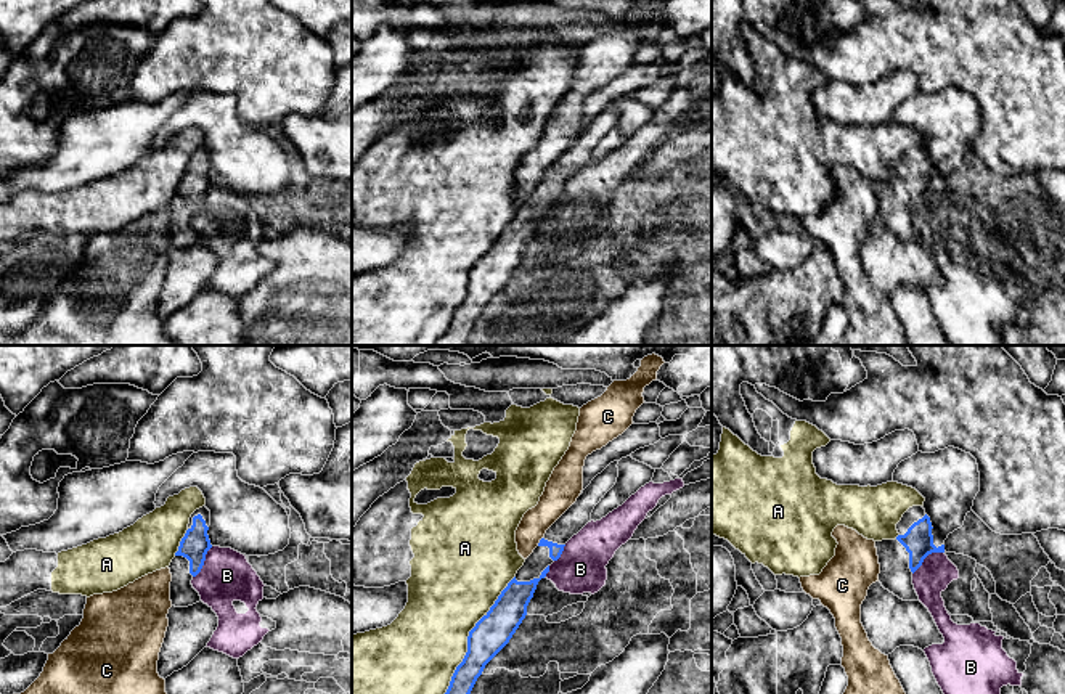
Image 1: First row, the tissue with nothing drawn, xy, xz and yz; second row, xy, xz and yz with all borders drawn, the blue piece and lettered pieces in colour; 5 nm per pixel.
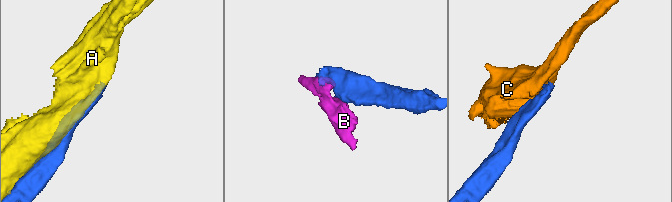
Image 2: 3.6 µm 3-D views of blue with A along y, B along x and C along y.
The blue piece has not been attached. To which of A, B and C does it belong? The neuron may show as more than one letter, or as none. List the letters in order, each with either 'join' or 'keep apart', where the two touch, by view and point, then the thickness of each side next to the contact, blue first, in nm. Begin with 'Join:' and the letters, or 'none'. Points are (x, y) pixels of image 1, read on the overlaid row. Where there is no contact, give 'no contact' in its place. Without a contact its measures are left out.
Join: none
A: keep apart; contact xz (469, 635); calibres 180 and 420 nm
B: keep apart; contact yz (926, 556); calibres 150 and 170 nm
C: keep apart; contact xz (540, 542); calibres 70 and 160 nm

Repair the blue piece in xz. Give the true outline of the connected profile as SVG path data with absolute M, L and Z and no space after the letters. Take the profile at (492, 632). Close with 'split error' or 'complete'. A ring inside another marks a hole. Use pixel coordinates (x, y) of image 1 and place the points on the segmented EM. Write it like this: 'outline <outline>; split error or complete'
outline M614 461L598 474L577 501L546 530L516 577L469 631L467 652L456 667L445 694L471 694L485 665L509 643L527 615L527 606L538 582L546 577L549 565L561 557L565 543L591 522L594 506L615 485L617 464L618 461Z; split error

